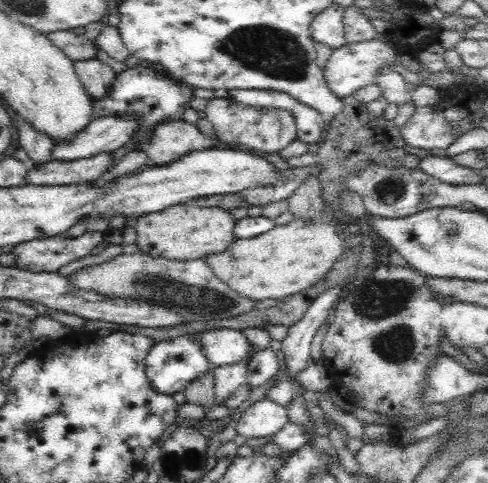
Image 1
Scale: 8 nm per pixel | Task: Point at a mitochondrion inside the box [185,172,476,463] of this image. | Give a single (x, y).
(380, 303)

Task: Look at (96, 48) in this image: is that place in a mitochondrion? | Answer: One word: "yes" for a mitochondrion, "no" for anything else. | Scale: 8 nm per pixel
no

